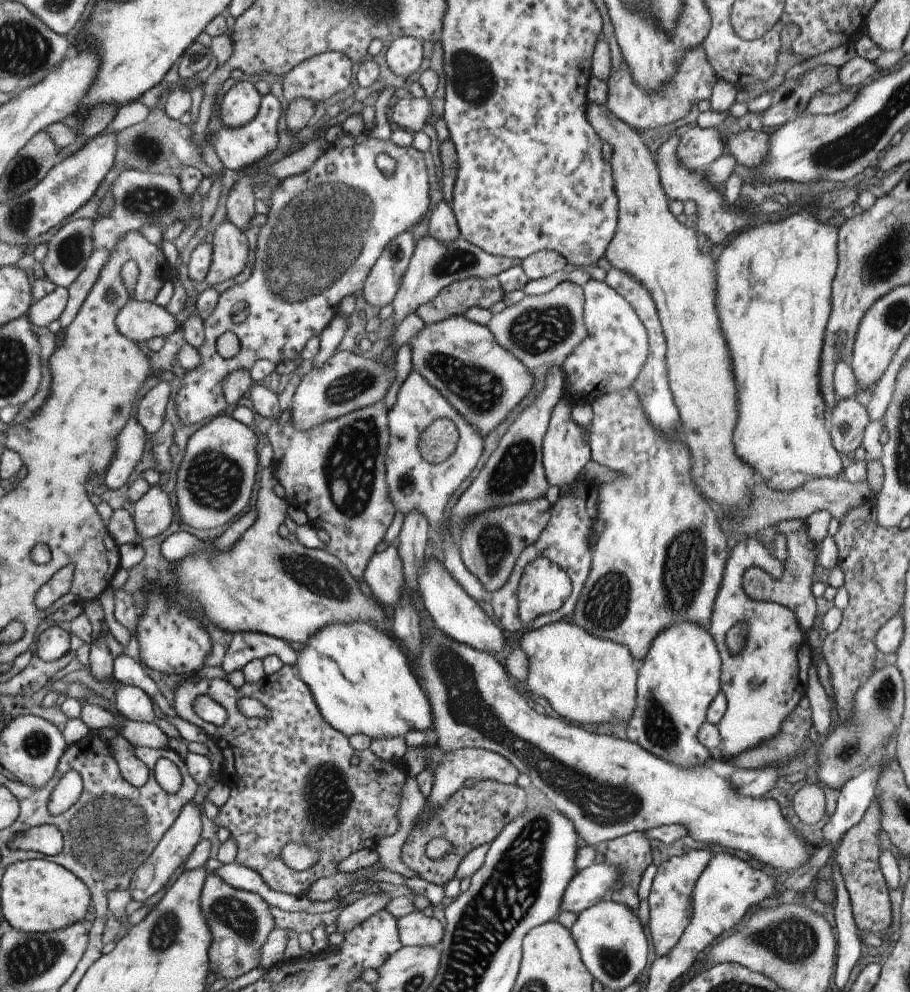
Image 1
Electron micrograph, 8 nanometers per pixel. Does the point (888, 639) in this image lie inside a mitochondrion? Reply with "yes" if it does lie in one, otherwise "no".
no

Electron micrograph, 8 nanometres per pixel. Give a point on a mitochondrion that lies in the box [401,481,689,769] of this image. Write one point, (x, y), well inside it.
(606, 604)

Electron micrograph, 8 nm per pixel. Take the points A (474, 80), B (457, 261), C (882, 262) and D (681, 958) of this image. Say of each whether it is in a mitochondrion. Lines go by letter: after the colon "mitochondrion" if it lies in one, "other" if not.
A: mitochondrion
B: mitochondrion
C: mitochondrion
D: other

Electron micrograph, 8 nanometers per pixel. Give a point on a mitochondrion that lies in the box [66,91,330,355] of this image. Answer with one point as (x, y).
(154, 202)

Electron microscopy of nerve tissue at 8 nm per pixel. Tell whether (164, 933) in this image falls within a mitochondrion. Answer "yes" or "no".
yes

